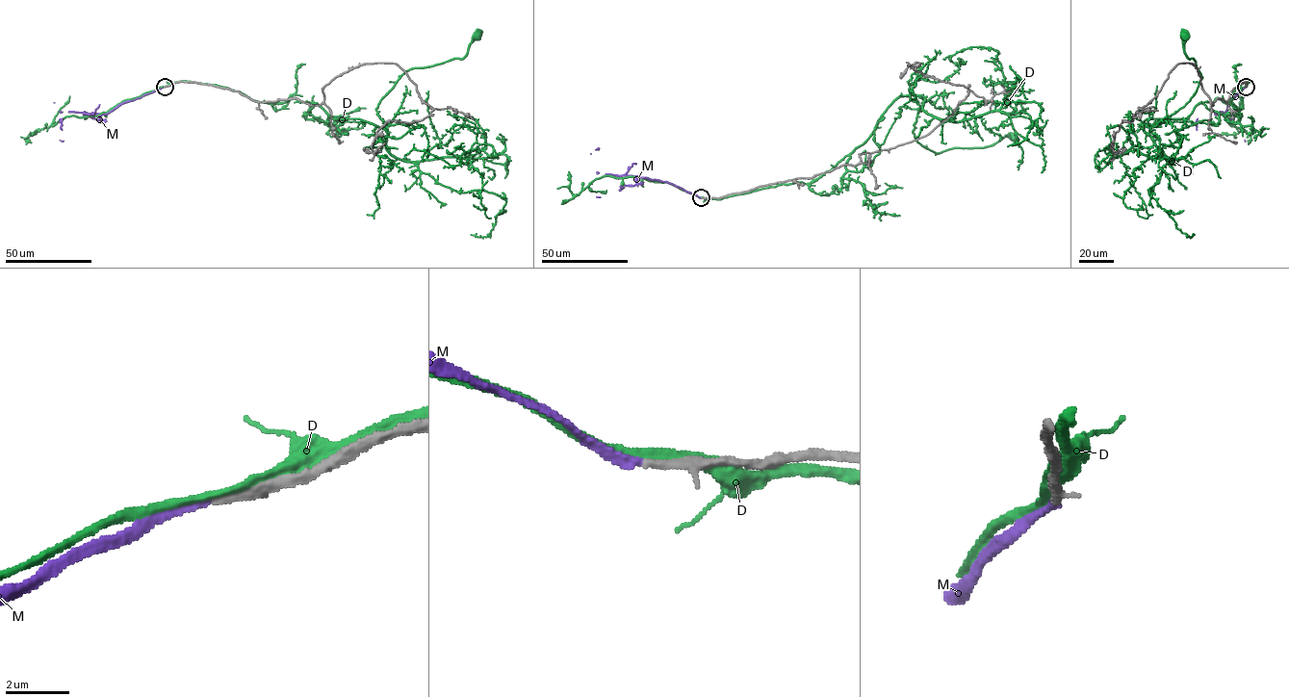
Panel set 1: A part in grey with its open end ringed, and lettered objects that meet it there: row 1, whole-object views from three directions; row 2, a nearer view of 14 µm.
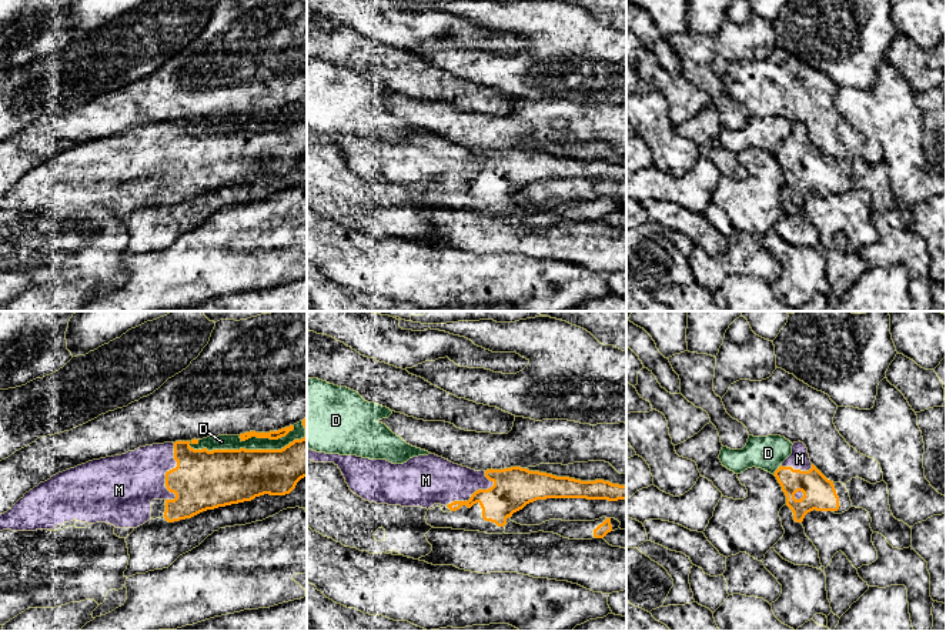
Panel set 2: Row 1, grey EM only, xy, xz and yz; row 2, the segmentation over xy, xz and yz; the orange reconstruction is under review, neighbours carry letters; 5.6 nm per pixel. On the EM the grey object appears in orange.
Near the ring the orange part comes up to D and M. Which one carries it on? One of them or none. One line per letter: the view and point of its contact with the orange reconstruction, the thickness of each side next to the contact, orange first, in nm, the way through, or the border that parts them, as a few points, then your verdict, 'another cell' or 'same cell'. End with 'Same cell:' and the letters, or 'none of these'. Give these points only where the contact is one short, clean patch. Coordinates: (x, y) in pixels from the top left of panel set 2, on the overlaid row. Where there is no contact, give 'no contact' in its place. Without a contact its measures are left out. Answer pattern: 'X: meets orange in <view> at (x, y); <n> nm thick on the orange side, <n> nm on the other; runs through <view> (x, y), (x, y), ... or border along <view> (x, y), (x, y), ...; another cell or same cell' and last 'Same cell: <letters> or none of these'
D: meets orange in xy at (250, 450); 320 nm thick on the orange side, 80 nm on the other; another cell
M: meets orange in xy at (166, 474); 340 nm thick on the orange side, 360 nm on the other; runs through xy (203, 480), (166, 474), (143, 474), (123, 486); same cell
Same cell: M

